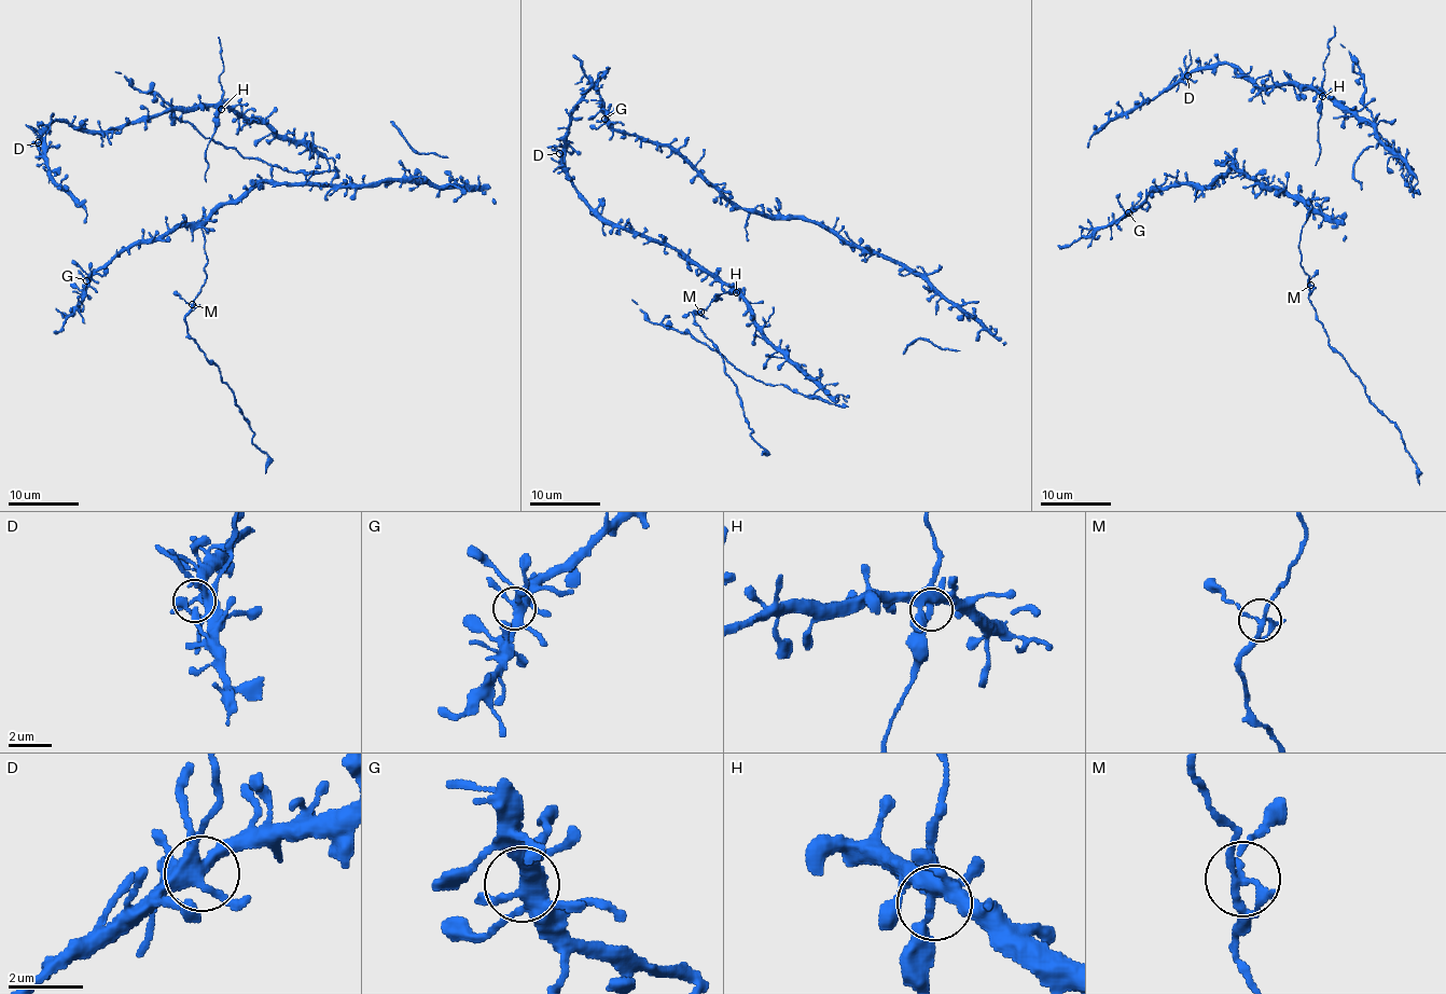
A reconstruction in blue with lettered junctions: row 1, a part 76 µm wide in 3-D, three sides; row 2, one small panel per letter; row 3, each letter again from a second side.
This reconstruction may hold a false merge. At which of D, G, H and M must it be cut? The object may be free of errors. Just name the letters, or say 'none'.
none

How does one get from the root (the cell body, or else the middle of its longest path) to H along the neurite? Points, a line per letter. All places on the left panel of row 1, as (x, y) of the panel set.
H: (41, 139), (55, 121), (65, 119), (88, 132), (113, 130), (165, 112), (217, 106), (221, 109)

